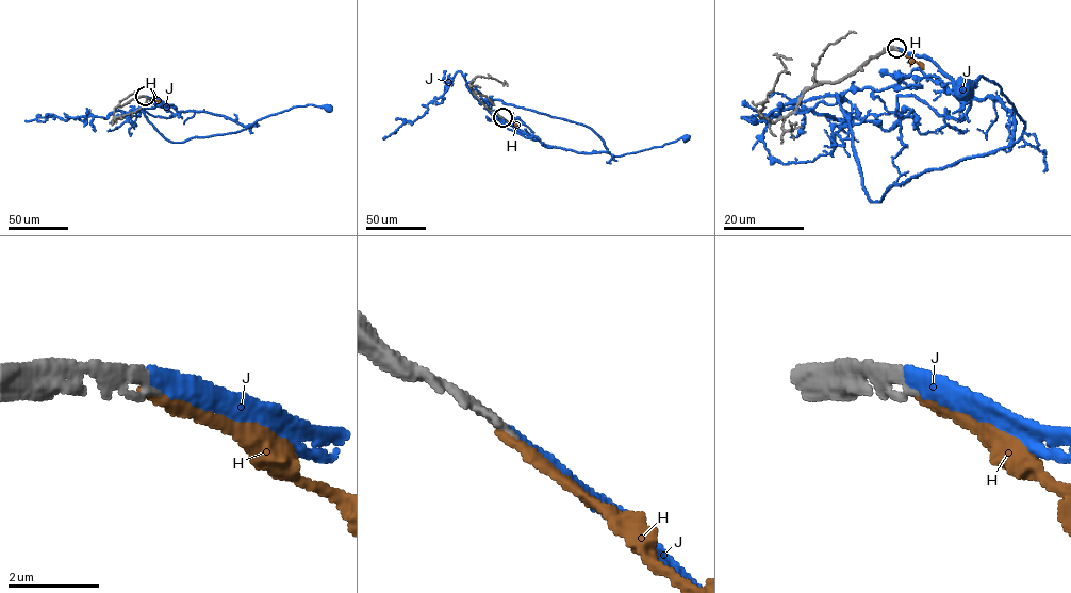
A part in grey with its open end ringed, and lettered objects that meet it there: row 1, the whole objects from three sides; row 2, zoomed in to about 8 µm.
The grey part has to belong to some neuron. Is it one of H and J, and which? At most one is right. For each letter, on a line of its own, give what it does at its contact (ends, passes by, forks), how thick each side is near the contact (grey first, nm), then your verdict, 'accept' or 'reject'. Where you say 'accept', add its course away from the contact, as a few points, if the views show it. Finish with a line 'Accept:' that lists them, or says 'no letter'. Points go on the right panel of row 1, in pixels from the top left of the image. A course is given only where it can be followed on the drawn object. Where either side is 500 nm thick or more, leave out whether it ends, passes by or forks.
H: it ends there; 260 nm thick on the grey side, 240 nm on the other; reject
J: it ends there; 280 nm thick on the grey side, 320 nm on the other; accept; it runs (896, 48), (928, 58), (962, 101), (997, 98), (1010, 147), (1024, 124), (1001, 88), (965, 88)
Accept: J

